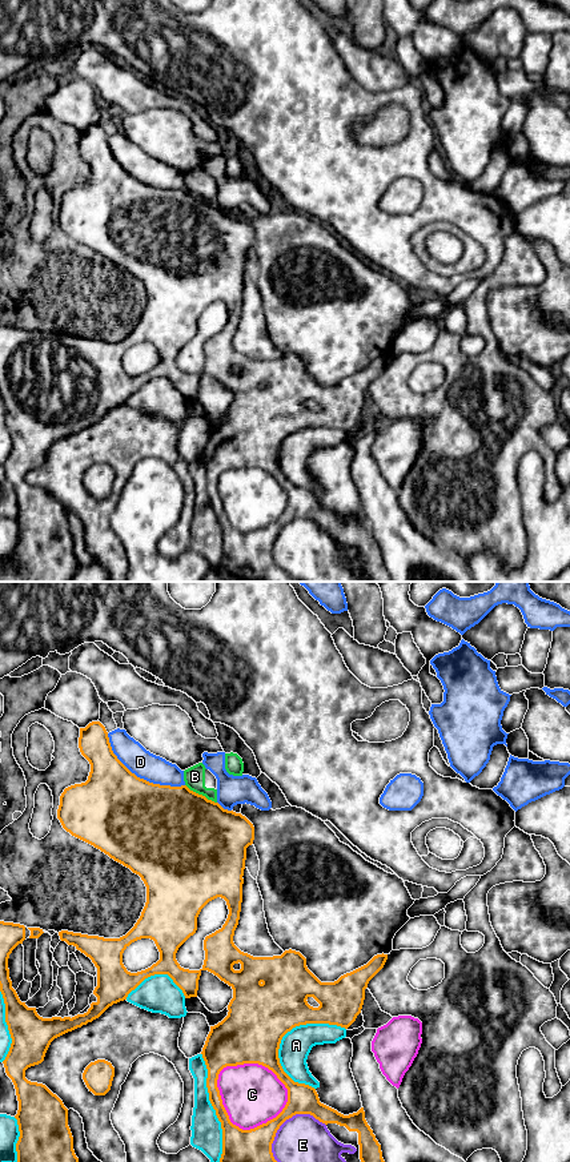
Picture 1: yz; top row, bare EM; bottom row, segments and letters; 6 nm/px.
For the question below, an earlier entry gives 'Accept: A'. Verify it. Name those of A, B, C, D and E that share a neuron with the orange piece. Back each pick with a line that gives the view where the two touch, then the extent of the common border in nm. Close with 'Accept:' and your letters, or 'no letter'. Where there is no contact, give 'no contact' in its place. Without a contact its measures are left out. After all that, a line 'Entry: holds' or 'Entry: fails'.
Accept: no letter
Entry: fails

